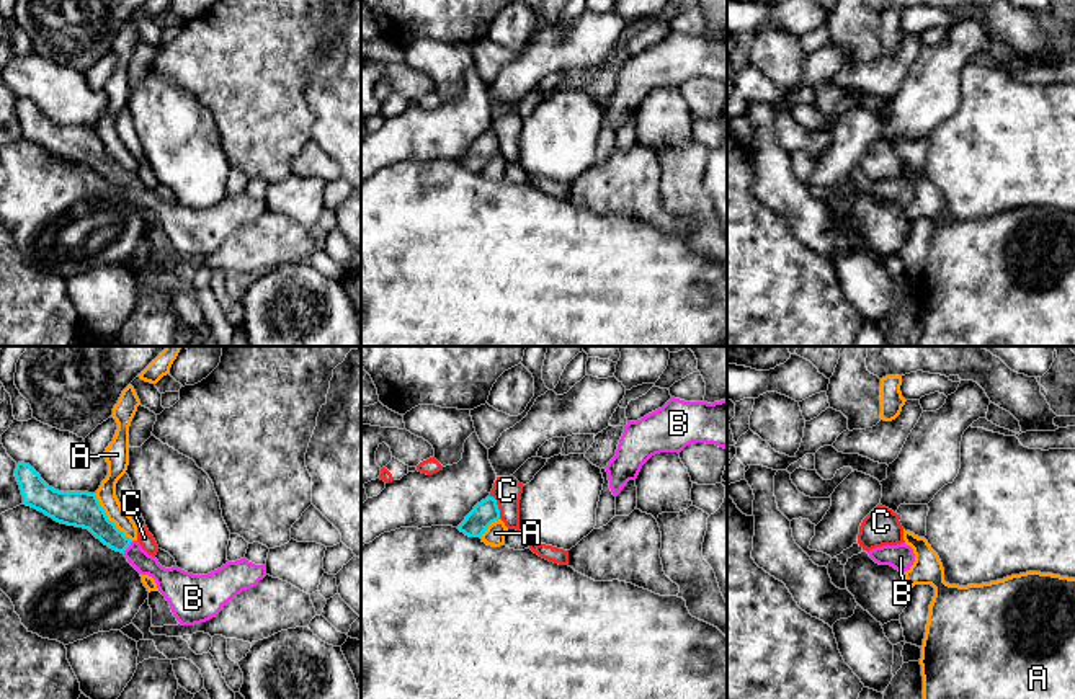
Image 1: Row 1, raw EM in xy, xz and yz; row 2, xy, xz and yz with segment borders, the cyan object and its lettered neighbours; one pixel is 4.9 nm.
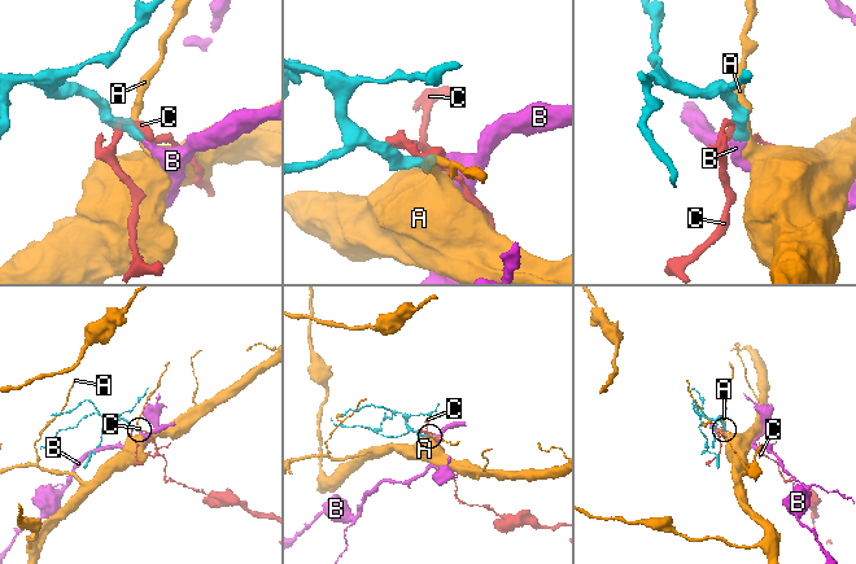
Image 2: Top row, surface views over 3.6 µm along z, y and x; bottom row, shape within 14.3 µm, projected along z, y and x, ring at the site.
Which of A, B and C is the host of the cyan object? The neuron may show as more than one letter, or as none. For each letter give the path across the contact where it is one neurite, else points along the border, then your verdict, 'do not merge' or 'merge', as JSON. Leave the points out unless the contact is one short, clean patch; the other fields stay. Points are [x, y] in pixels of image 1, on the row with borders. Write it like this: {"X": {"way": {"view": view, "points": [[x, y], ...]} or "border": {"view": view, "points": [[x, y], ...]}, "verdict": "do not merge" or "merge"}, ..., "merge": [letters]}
{"A": {"border": {"view": "xy", "points": [[93, 494], [105, 515], [131, 541]]}, "verdict": "do not merge"}, "B": {"way": {"view": "xy", "points": [[89, 513], [116, 541], [128, 546], [147, 565], [167, 578]]}, "verdict": "merge"}, "C": {"border": {"view": "xz", "points": [[490, 495], [495, 500], [500, 518]]}, "verdict": "do not merge"}, "merge": ["B"]}

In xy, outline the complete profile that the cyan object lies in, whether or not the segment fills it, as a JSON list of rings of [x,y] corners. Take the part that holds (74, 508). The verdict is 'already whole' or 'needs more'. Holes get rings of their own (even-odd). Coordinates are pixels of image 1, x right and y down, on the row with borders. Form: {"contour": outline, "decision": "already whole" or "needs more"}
{"contour": [[[25,462],[16,464],[15,477],[23,505],[57,523],[88,529],[105,545],[121,552],[141,575],[152,577],[181,626],[216,617],[230,599],[266,577],[266,565],[255,565],[245,557],[207,575],[193,575],[178,567],[165,568],[108,519],[95,493],[54,490]]], "decision": "needs more"}

